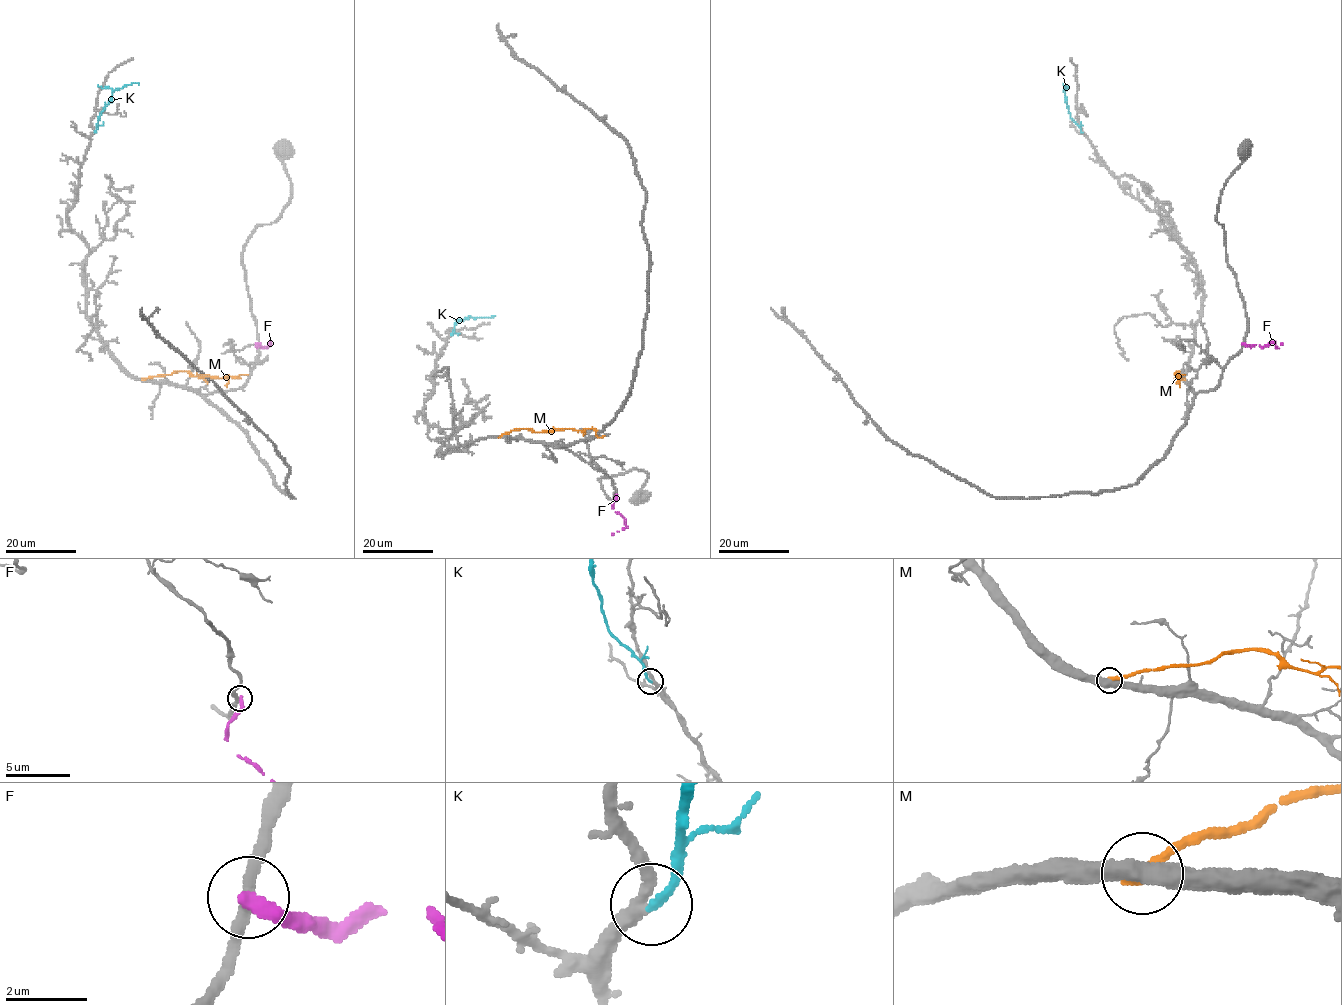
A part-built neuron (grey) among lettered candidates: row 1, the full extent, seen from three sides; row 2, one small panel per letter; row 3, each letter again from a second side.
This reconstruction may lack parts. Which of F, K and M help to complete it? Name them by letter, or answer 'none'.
K

